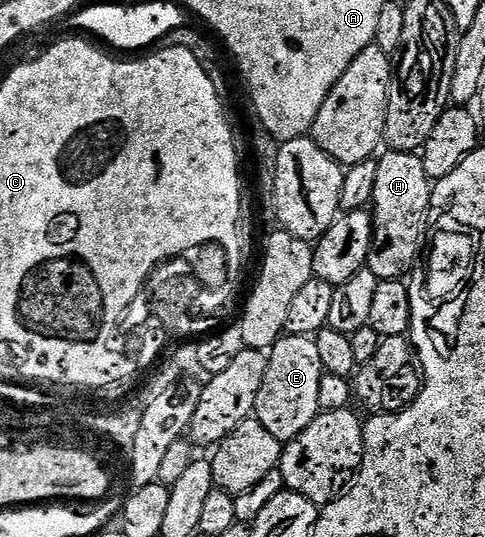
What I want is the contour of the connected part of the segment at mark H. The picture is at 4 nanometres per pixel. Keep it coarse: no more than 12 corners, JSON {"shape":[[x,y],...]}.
{"shape":[[387,150],[372,200],[378,280],[409,276],[428,242],[421,154]]}

